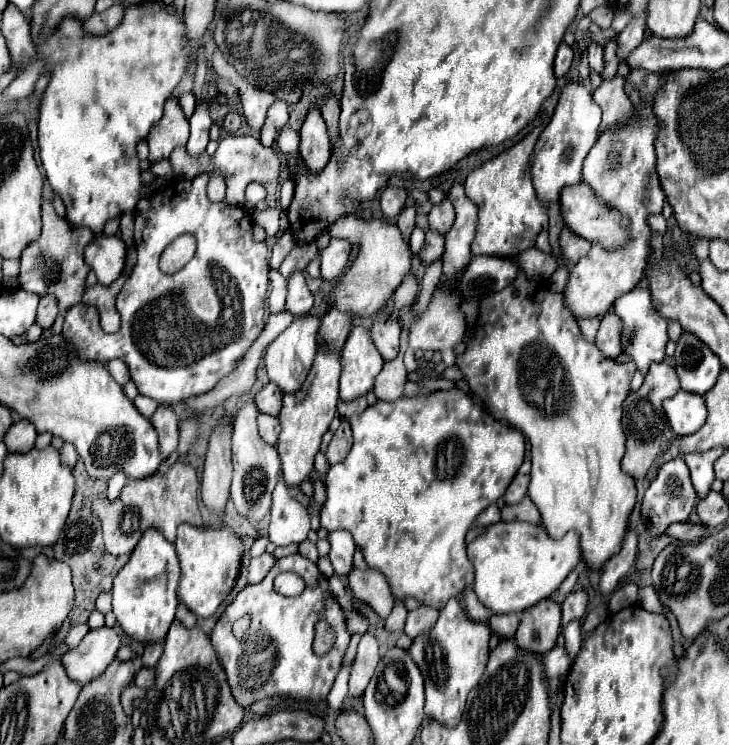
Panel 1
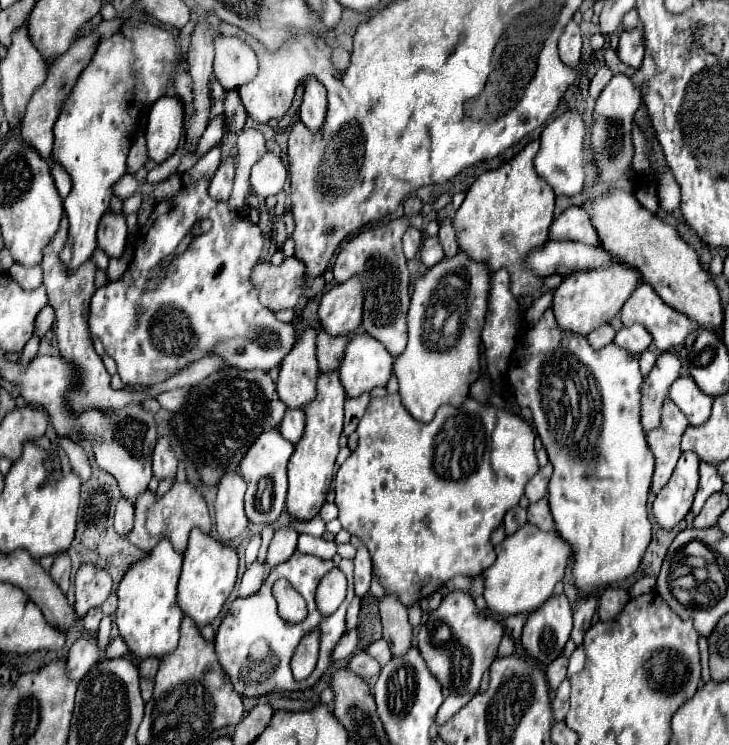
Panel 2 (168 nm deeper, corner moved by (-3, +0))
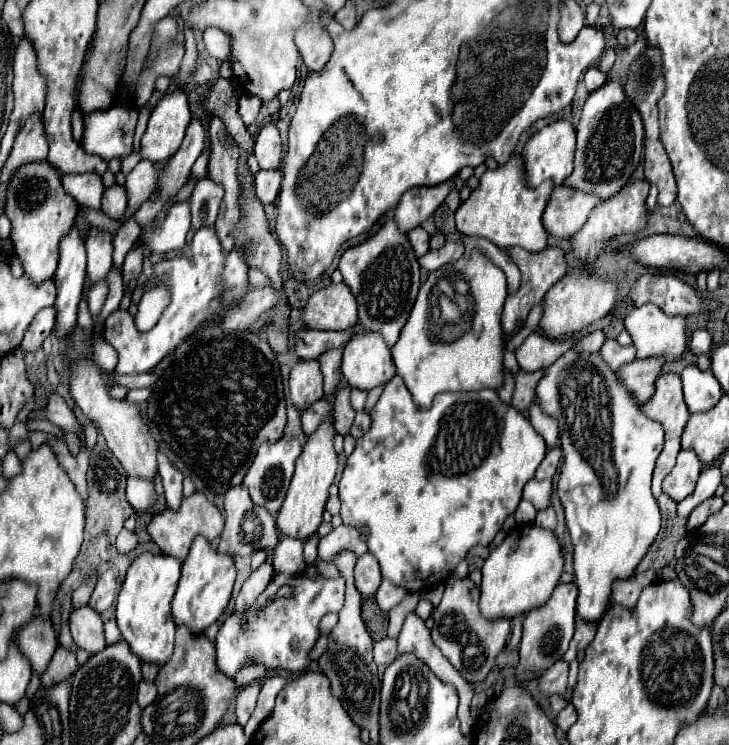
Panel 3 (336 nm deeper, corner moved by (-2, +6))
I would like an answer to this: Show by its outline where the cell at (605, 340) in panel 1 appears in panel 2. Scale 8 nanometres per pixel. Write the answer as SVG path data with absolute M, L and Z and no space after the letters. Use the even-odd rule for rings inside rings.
M634 324L630 328L622 326L620 330L616 330L614 344L618 348L626 348L632 354L640 354L650 346L650 334L644 328L640 328L640 324Z

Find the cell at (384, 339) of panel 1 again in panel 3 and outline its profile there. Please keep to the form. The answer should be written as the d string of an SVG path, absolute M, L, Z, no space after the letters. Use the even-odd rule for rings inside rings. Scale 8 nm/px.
M387 220L373 238L343 252L339 270L343 274L343 282L357 298L361 326L369 332L379 332L385 342L393 346L411 314L421 286L421 268L407 236L393 220Z

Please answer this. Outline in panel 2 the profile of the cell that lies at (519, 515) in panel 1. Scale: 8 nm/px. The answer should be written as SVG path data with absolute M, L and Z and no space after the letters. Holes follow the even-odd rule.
M542 498L538 502L530 502L530 506L528 506L528 522L542 528L542 530L552 530L554 528L554 520L550 516L550 508L548 508L546 498Z

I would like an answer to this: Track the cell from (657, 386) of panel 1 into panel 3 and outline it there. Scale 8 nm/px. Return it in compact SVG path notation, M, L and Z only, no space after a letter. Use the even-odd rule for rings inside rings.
M633 360L617 370L617 378L639 400L639 404L645 404L653 396L655 380L661 370L661 360Z

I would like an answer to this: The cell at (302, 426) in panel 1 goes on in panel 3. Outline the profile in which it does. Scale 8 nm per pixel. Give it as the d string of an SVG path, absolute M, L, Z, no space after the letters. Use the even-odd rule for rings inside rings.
M323 422L319 430L313 432L307 444L303 446L303 452L295 466L291 486L287 490L287 498L277 514L277 528L283 536L291 536L305 542L317 532L319 524L323 522L325 502L329 498L329 486L333 484L337 472L337 452L333 450L333 436L335 436L333 426L329 422Z

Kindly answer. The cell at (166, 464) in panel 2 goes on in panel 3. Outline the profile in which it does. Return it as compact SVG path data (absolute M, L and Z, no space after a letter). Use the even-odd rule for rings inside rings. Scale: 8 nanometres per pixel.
M159 454L159 474L165 488L167 508L179 510L183 500L183 474L167 460L165 454Z

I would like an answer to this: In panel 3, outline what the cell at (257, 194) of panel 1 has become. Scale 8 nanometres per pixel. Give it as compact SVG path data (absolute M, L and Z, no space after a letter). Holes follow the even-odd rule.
M265 124L255 138L255 158L263 170L277 170L283 158L283 146L275 124Z

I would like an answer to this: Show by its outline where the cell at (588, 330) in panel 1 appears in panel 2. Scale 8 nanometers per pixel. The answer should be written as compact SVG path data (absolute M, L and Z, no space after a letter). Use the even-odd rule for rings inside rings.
M602 324L598 328L594 328L590 334L588 334L588 342L594 346L594 348L602 348L606 344L610 344L614 338L614 328L610 324Z

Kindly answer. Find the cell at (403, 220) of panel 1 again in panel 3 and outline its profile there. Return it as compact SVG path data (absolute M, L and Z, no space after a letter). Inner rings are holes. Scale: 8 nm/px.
M421 226L413 228L407 236L409 236L409 242L411 242L417 258L421 258L423 254L427 254L427 250L429 250L429 238L431 238L431 236L429 236Z

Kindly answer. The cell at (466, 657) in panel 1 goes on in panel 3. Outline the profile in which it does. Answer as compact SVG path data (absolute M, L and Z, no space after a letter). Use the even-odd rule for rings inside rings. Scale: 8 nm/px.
M451 576L445 586L445 594L441 604L433 610L433 642L441 650L441 654L461 672L461 676L469 682L483 682L487 674L495 666L495 658L505 648L511 632L509 618L487 620L479 612L479 588L469 578Z

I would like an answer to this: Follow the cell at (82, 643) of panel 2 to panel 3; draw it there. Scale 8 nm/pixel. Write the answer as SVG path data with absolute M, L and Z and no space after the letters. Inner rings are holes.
M59 646L47 666L47 670L43 672L43 686L51 688L53 684L59 684L63 680L67 680L69 672L77 670L77 660L75 660L75 652Z

